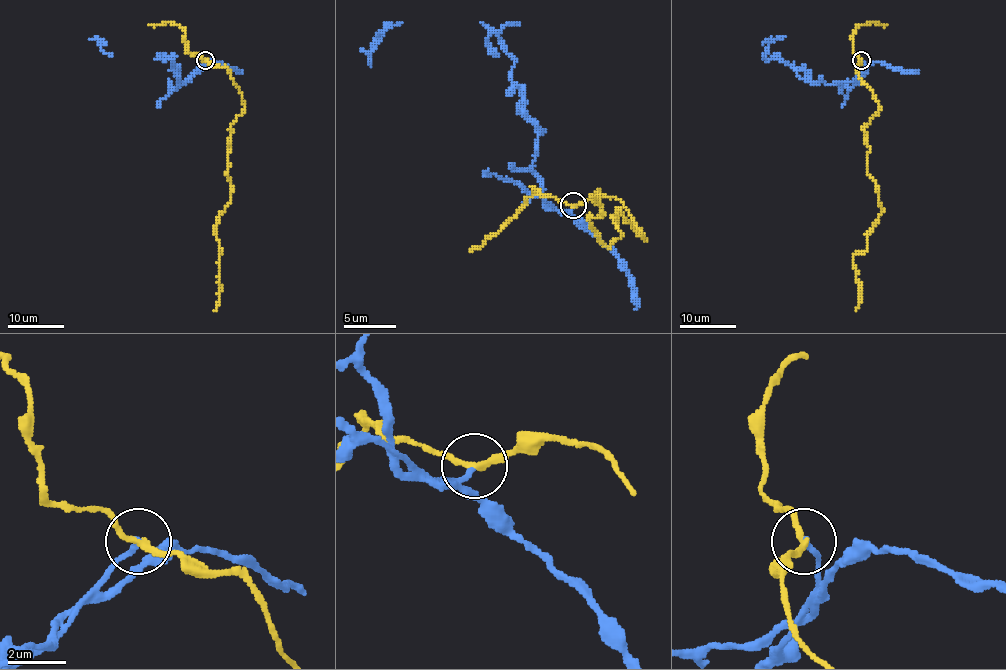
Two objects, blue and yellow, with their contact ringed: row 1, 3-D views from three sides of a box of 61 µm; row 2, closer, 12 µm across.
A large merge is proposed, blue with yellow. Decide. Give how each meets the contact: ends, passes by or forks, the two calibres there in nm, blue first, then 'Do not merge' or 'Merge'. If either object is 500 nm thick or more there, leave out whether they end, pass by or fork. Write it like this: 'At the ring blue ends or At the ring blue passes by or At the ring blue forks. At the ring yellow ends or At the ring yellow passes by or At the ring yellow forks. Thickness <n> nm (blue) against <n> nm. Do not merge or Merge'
At the ring blue ends. At the ring yellow passes by. Thickness 180 nm (blue) against 200 nm. Do not merge

